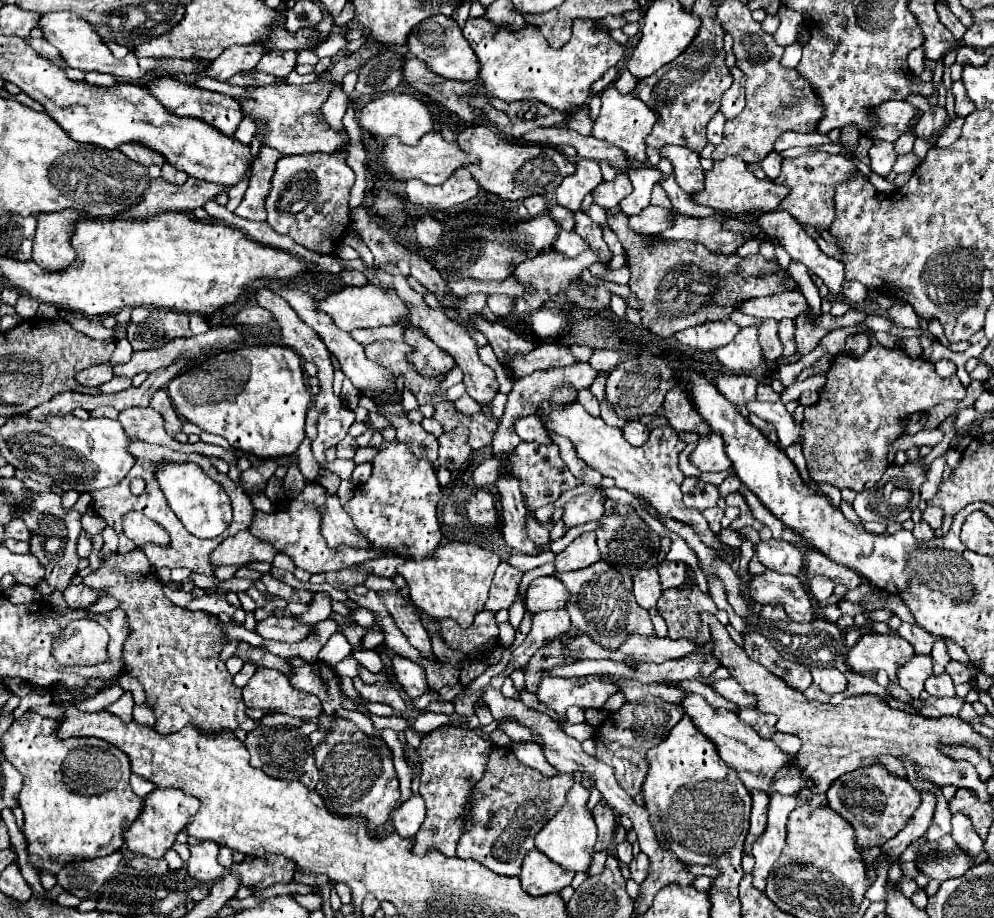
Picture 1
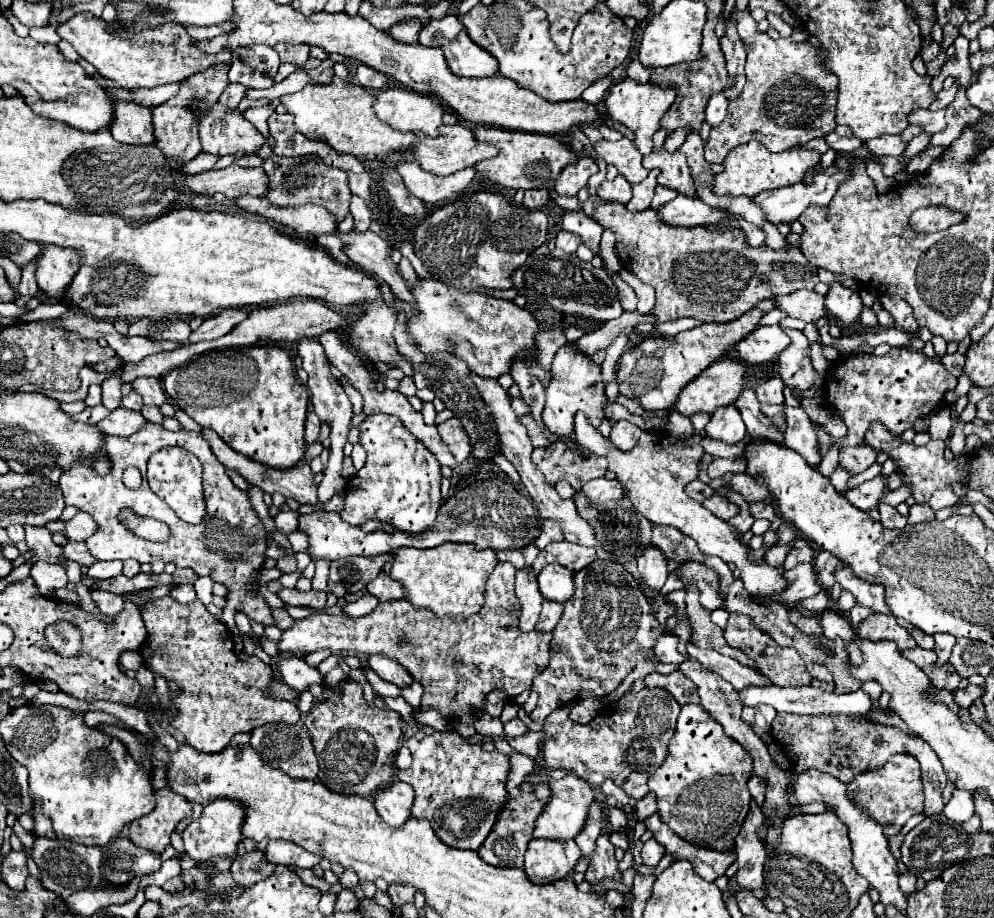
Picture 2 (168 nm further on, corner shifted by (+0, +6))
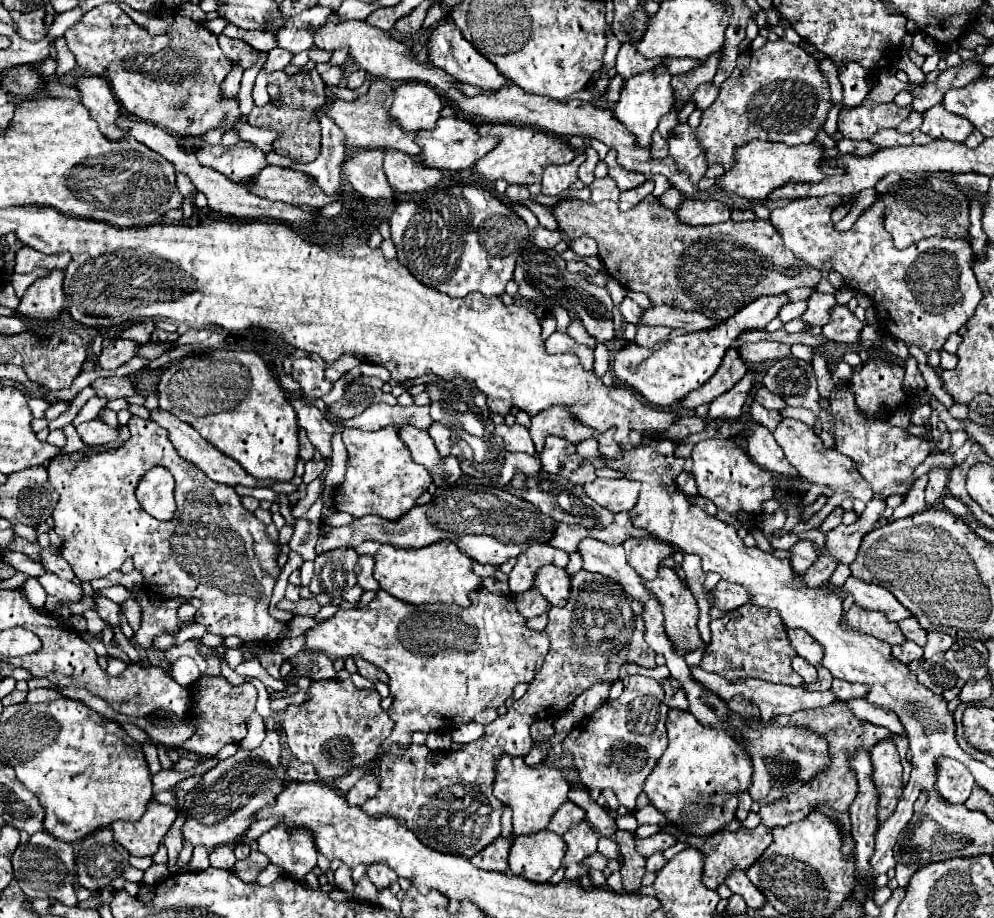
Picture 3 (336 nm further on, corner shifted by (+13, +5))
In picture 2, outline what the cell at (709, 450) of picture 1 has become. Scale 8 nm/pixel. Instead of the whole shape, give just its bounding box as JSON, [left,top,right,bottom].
[705,405,745,445]

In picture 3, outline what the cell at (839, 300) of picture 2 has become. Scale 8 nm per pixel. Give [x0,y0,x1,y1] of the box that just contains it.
[822,306,864,344]

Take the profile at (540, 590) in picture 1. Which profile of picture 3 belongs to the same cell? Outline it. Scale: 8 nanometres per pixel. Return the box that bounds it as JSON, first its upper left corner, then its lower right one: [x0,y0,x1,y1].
[534,564,570,606]

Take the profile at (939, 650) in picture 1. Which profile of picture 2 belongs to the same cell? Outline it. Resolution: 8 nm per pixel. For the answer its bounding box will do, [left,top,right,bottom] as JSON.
[935,635,957,665]

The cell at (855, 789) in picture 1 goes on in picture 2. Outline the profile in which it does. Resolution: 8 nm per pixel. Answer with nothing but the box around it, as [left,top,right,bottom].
[851,753,923,835]

